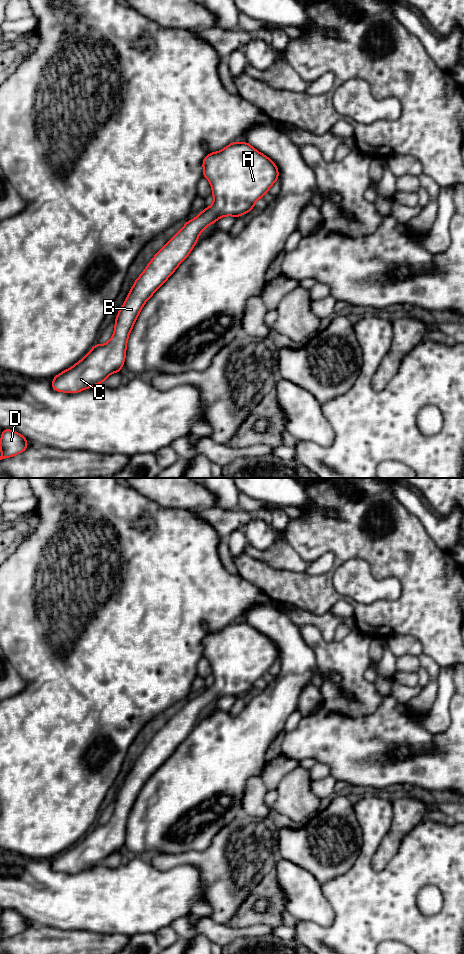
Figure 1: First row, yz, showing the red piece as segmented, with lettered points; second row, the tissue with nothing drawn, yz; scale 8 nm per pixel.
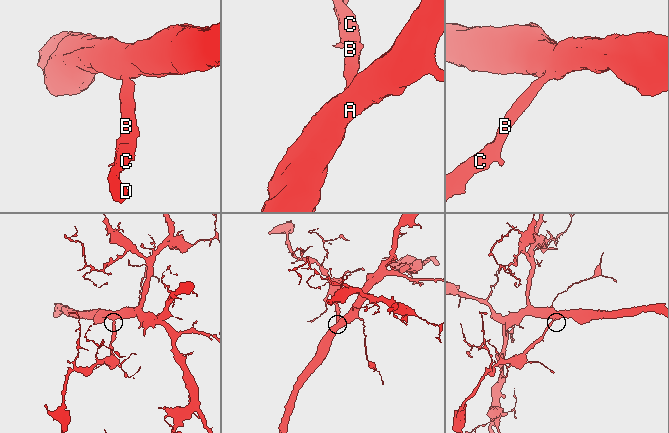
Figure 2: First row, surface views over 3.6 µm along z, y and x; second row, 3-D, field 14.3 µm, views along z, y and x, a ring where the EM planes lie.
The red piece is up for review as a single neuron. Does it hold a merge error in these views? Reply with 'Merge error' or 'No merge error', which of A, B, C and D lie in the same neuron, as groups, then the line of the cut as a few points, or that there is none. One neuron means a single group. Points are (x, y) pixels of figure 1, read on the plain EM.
No merge error. Groups: A B C D. No split

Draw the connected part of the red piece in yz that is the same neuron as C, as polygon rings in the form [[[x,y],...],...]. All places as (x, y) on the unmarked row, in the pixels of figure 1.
[[[232,622],[221,631],[209,633],[202,644],[203,657],[212,667],[213,684],[187,701],[155,734],[120,788],[111,819],[104,825],[96,823],[84,838],[55,856],[54,871],[79,873],[103,863],[112,853],[121,853],[128,817],[140,790],[187,738],[201,712],[223,696],[240,697],[254,690],[254,683],[279,658],[275,643],[247,622]]]

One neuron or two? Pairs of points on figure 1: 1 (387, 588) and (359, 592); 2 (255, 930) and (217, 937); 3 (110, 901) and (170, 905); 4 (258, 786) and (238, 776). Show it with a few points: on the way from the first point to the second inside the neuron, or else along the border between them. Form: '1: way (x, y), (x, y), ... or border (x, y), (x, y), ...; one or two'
1: way (380, 589), (366, 590); one
2: way (246, 932), (226, 934); one
3: way (125, 901), (155, 901); one
4: border (260, 776), (251, 776), (247, 780), (241, 803); two

